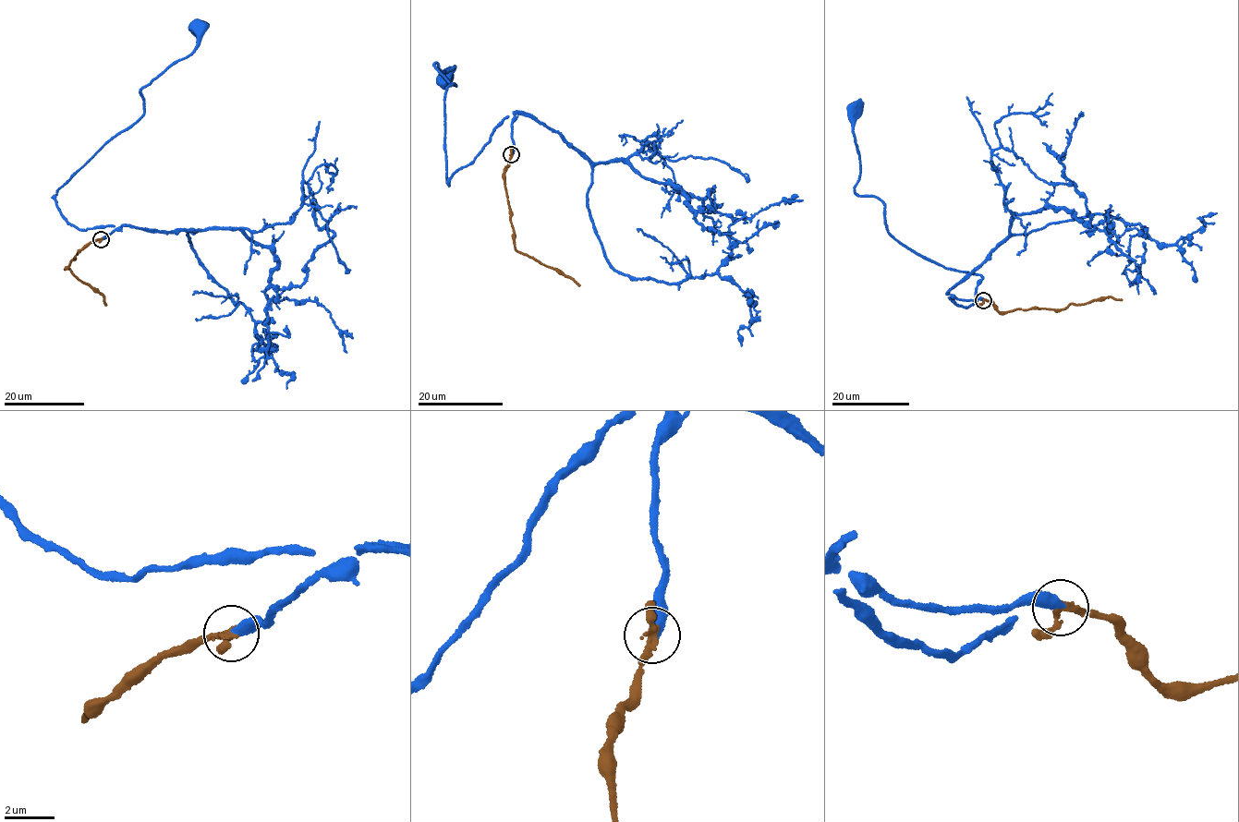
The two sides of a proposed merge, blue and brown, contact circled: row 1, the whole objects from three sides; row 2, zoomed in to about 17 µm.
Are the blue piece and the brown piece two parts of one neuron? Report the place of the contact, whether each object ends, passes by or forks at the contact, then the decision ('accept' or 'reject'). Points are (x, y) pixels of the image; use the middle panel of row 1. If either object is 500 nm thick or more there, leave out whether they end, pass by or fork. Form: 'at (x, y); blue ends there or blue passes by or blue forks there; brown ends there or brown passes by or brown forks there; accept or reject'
at (511, 154); blue ends there; brown passes by; accept

